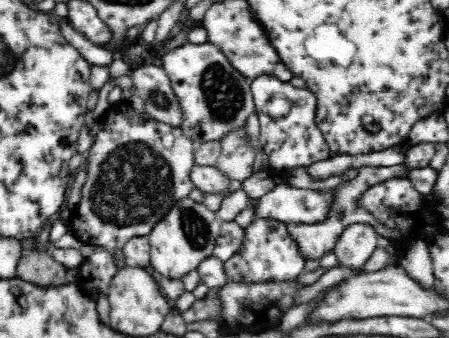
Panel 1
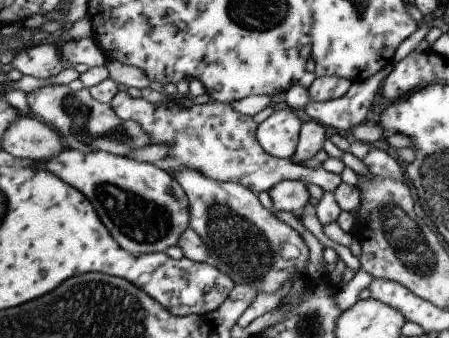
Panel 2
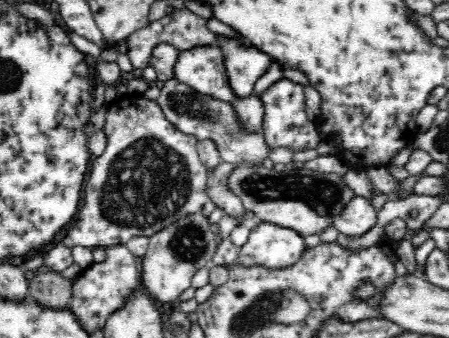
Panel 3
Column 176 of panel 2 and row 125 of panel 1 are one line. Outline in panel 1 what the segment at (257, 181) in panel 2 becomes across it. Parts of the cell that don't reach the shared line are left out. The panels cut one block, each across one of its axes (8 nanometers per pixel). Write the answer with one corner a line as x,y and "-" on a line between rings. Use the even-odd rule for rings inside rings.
122,100
118,104
110,104
106,110
104,118
98,122
94,130
94,146
90,152
84,156
84,170
86,170
86,180
80,190
80,202
74,208
72,214
68,214
70,220
70,232
84,244
94,244
102,246
108,256
112,256
116,268
126,266
124,258
124,246
138,236
148,236
148,232
154,228
156,222
160,222
162,216
166,216
168,208
178,198
188,196
194,186
188,180
188,170
194,166
194,150
196,144
190,142
188,138
182,136
180,126
170,126
166,122
156,122
148,120
144,122
138,112
130,106
128,100

